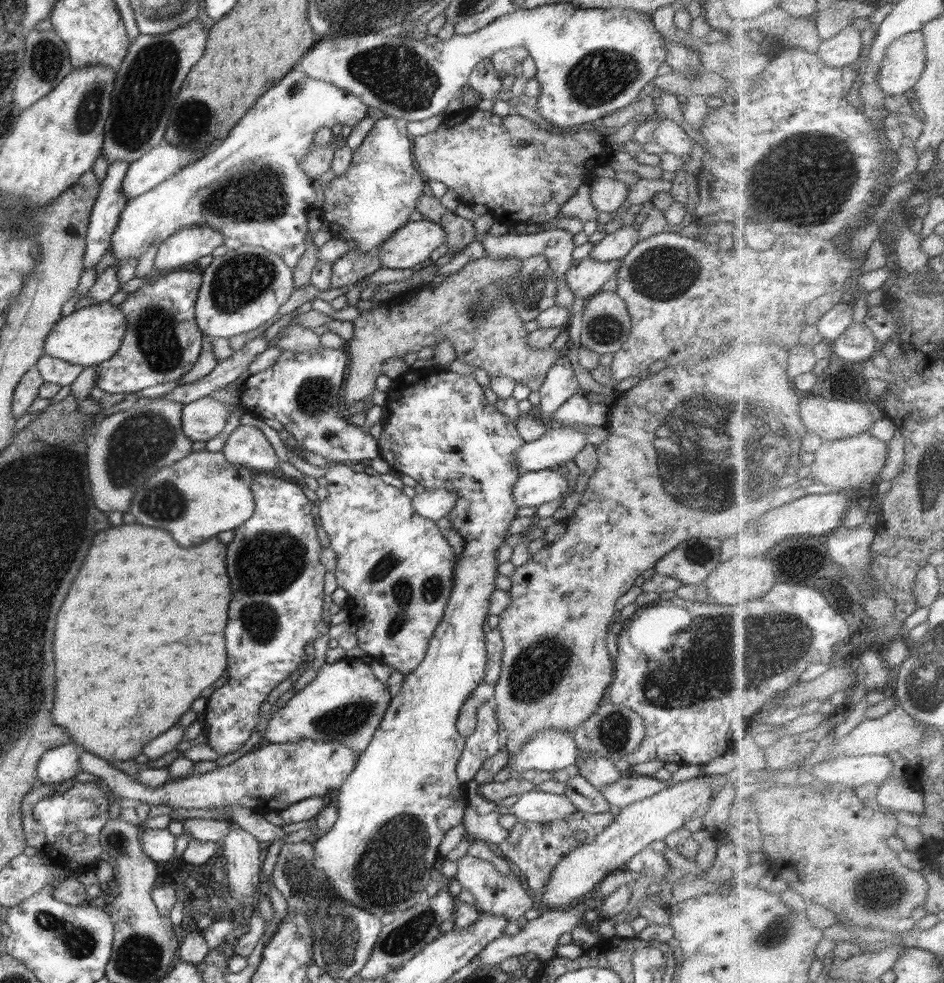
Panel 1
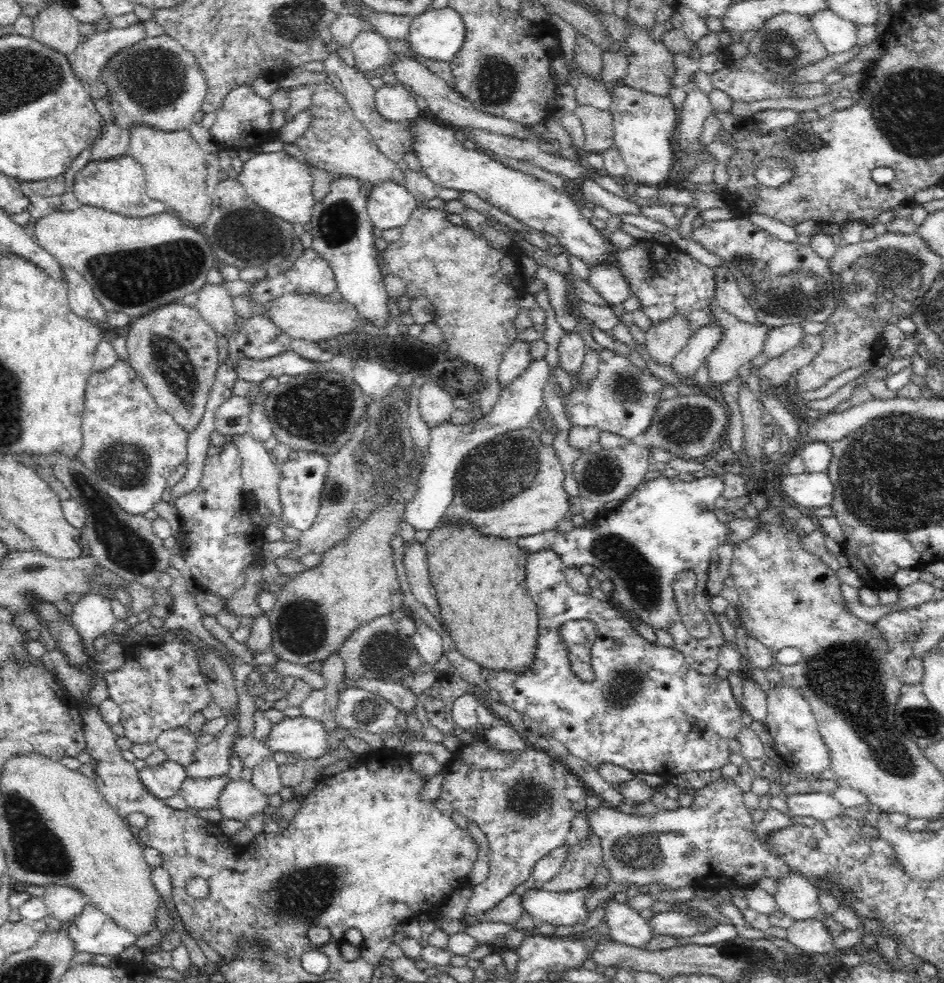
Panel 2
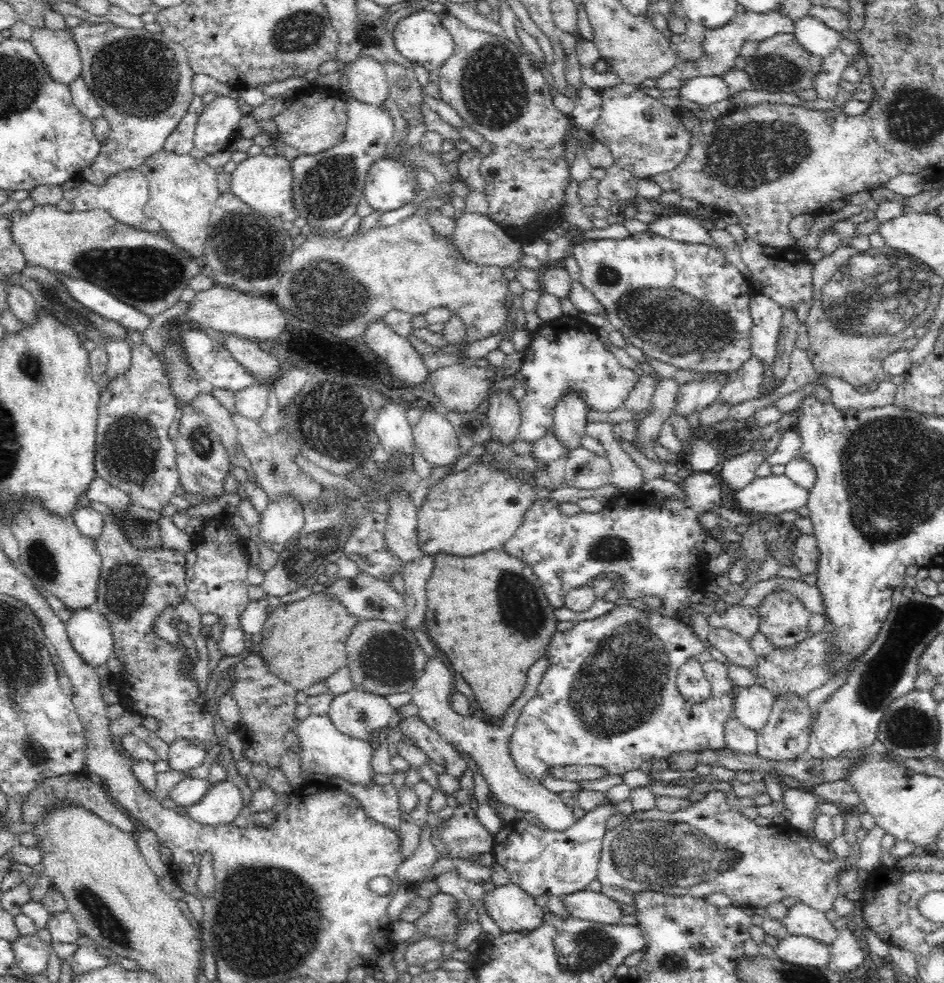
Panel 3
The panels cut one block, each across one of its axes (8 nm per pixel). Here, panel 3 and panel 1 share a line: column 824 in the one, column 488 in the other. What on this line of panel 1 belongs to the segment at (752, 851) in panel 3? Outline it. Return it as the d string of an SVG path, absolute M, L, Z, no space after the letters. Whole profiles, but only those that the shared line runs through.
M469 854L458 859L457 864L458 872L454 879L458 880L462 887L468 888L472 892L478 907L486 913L503 914L510 921L519 920L521 927L527 923L524 913L533 907L533 898L529 895L528 887L519 874L504 877L496 871L491 862Z

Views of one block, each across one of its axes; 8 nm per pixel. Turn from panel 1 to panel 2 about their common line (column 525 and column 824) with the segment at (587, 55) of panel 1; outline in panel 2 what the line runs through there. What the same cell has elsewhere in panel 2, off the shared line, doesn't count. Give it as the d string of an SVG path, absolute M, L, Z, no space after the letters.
M826 8L815 12L810 19L815 35L828 54L848 52L856 45L858 26L836 16L831 10Z

